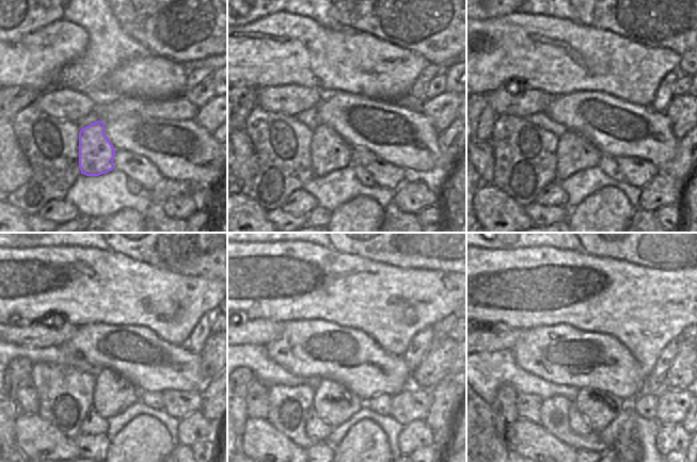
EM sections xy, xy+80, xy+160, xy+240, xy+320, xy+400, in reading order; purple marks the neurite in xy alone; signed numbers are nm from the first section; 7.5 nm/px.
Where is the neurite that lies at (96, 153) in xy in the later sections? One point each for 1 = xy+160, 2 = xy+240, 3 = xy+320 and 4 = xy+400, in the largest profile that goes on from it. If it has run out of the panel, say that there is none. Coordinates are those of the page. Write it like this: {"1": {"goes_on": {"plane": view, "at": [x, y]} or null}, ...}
{"1": {"goes_on": {"plane": "xy+160", "at": [587, 148]}}, "2": {"goes_on": {"plane": "xy+240", "at": [113, 394]}}, "3": {"goes_on": {"plane": "xy+320", "at": [355, 401]}}, "4": {"goes_on": {"plane": "xy+400", "at": [599, 407]}}}

